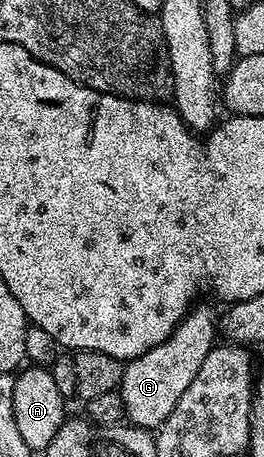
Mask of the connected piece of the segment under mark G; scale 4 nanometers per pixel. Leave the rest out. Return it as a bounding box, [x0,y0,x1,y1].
[119,304,219,431]

